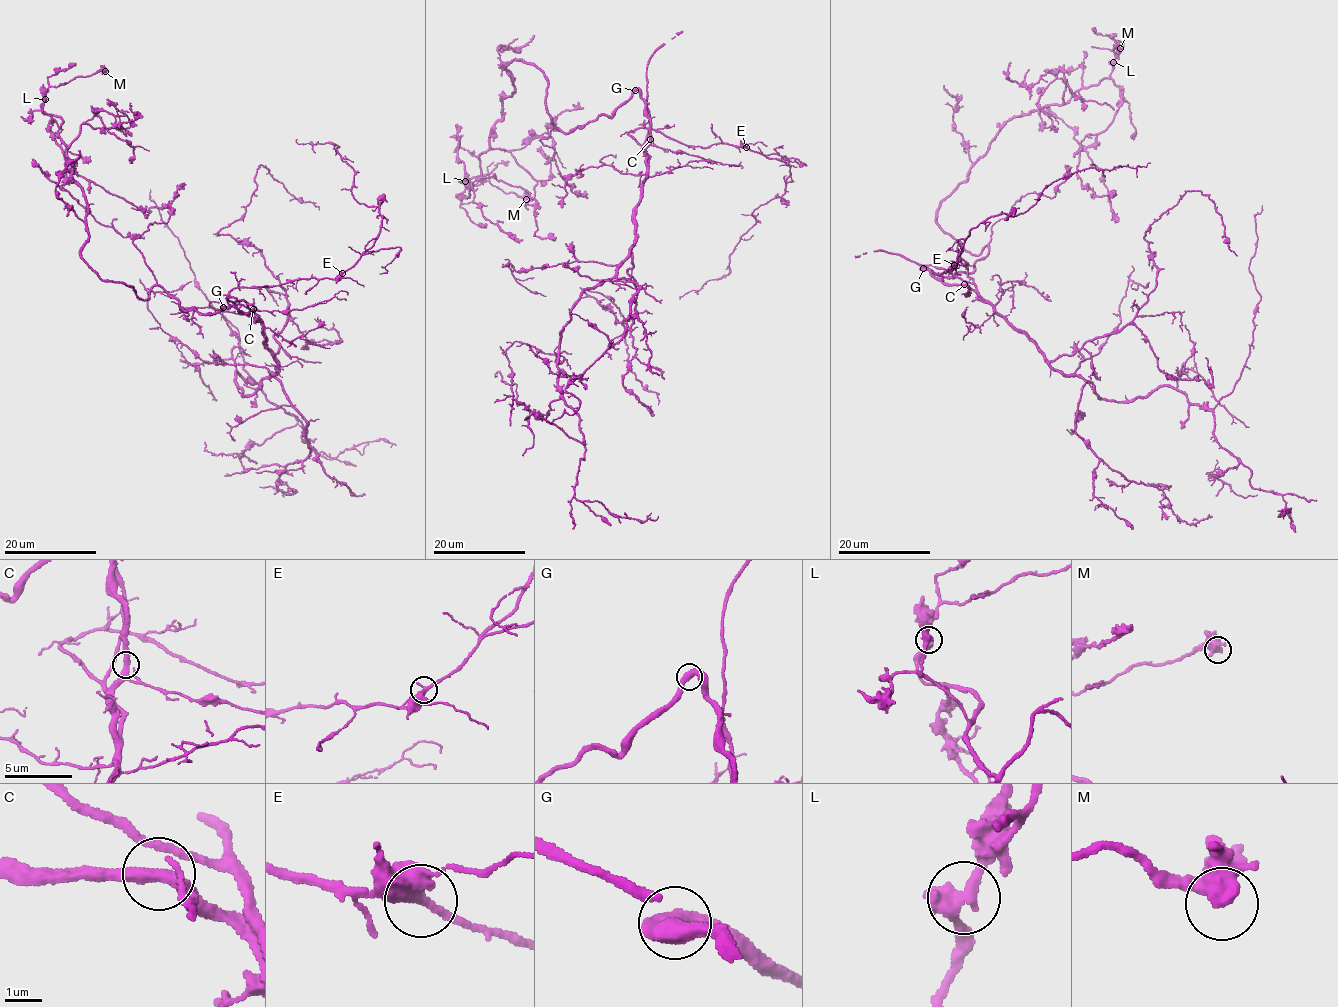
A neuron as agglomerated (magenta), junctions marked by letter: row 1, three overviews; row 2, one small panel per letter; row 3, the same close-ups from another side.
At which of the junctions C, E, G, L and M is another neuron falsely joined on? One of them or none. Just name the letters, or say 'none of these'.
none of these

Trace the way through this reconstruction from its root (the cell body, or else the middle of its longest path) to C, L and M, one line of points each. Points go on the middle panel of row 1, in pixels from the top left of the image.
C: (616, 110), (637, 89), (650, 121), (650, 139)
L: (616, 110), (563, 132), (542, 72), (514, 60), (515, 90), (481, 173), (464, 180)
M: (616, 110), (563, 132), (542, 72), (511, 61), (515, 90), (481, 173), (459, 180), (526, 199)

